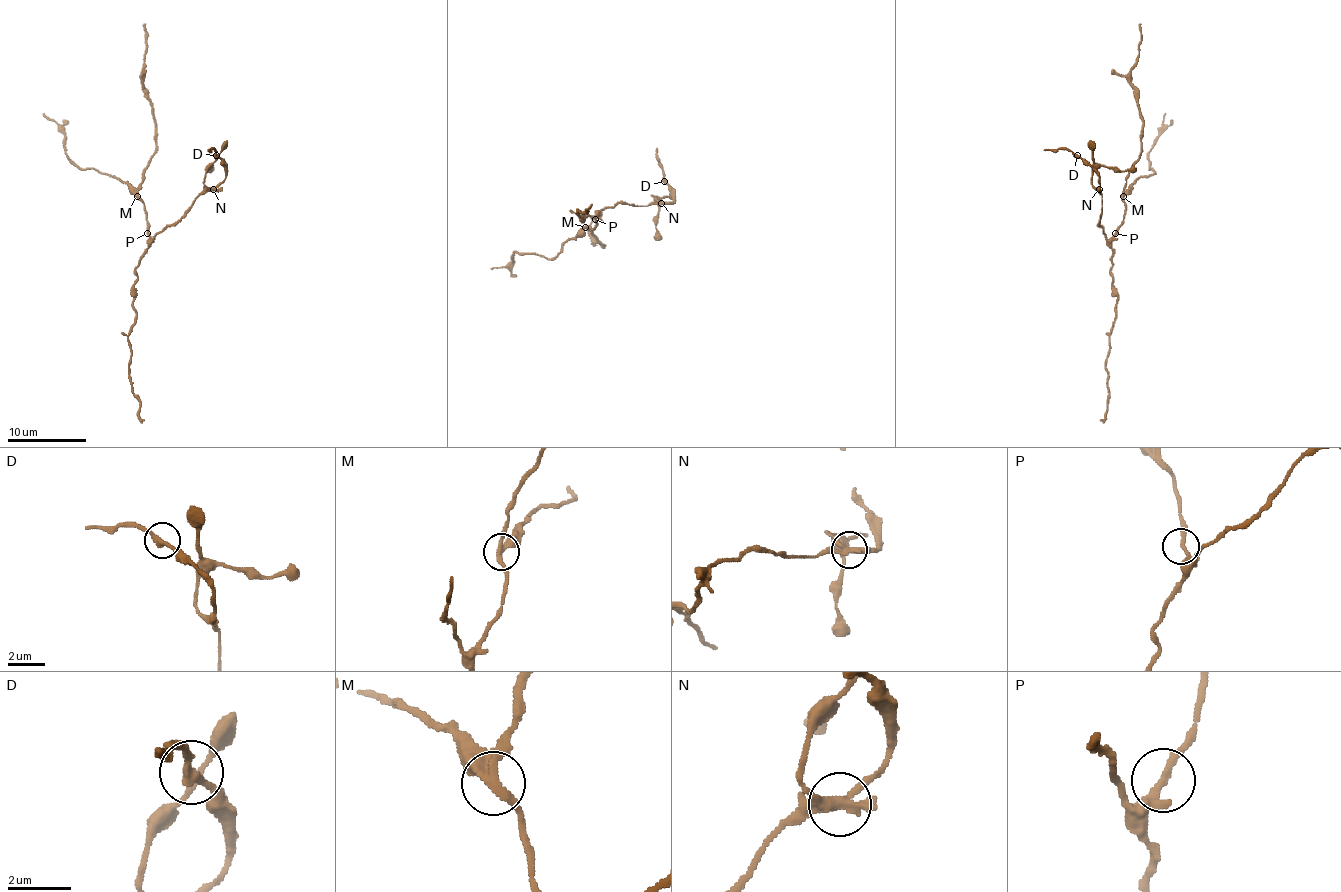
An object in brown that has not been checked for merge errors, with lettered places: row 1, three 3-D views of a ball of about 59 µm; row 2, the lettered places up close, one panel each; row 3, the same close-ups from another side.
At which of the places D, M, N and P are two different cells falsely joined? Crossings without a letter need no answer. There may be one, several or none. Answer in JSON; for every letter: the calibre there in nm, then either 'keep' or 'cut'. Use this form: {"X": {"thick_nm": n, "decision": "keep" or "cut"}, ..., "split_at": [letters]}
{"D": {"thick_nm": 280, "decision": "keep"}, "M": {"thick_nm": 280, "decision": "cut"}, "N": {"thick_nm": 260, "decision": "cut"}, "P": {"thick_nm": 180, "decision": "keep"}, "split_at": ["M", "N"]}

